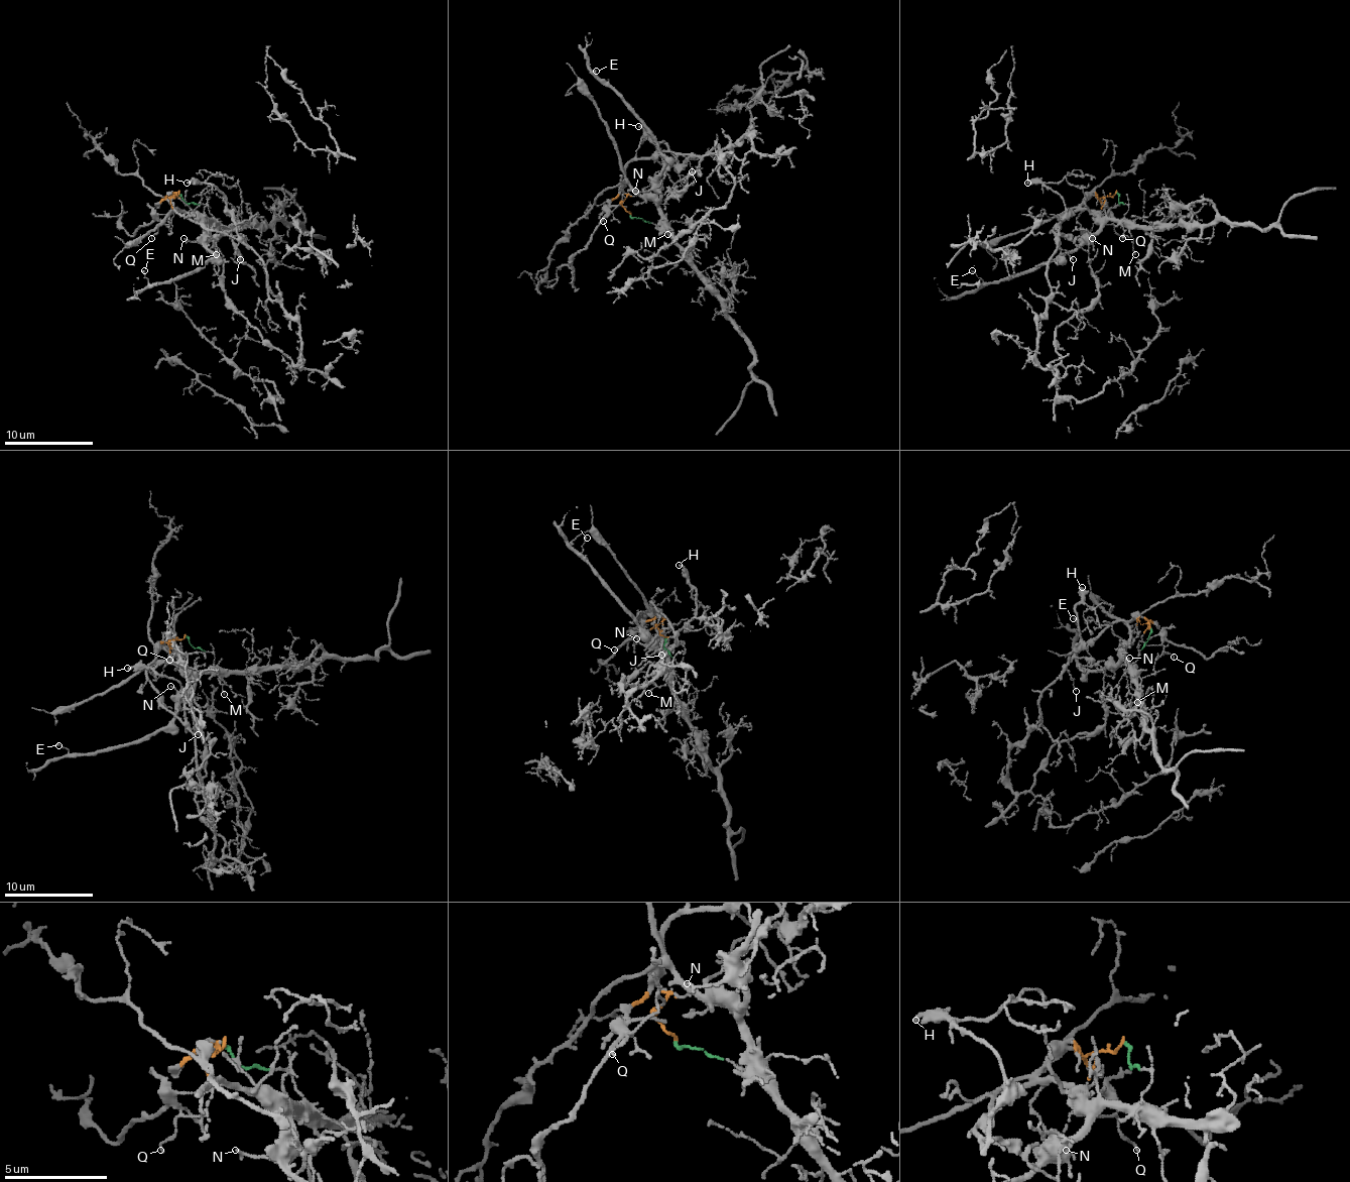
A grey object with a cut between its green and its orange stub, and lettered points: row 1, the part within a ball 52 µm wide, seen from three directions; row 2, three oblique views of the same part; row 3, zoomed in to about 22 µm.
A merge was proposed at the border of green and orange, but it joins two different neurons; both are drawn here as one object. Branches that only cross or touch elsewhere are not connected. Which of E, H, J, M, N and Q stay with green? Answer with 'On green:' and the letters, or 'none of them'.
On green: E, M, N

